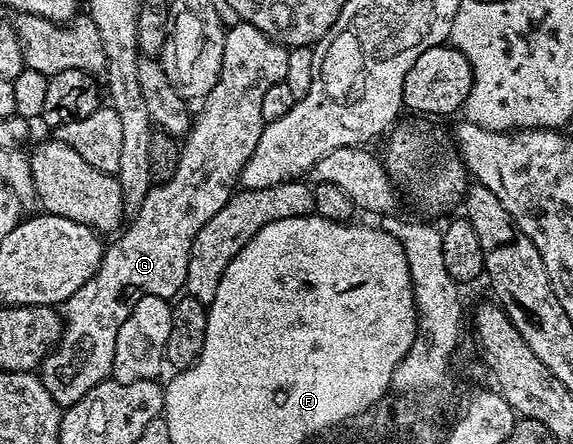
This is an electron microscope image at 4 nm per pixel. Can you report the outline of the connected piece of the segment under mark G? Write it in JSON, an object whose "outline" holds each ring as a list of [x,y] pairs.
{"outline":[[[233,22],[225,30],[224,41],[222,44],[222,73],[220,79],[214,85],[214,89],[210,89],[210,93],[204,96],[199,104],[200,112],[195,112],[192,127],[187,133],[186,142],[180,148],[180,160],[178,161],[178,169],[174,169],[174,177],[170,177],[170,181],[158,183],[152,186],[146,193],[144,199],[139,200],[136,216],[119,232],[118,237],[113,243],[109,242],[104,249],[104,256],[100,262],[100,267],[94,273],[94,277],[90,277],[90,281],[86,281],[86,285],[82,285],[82,289],[78,289],[78,293],[74,293],[64,304],[62,304],[62,330],[60,332],[60,340],[53,347],[52,352],[45,357],[43,363],[38,368],[38,374],[42,385],[46,387],[46,393],[50,393],[50,397],[54,397],[54,401],[59,403],[61,408],[67,409],[73,407],[82,397],[86,397],[86,393],[90,393],[90,389],[94,389],[94,385],[104,382],[112,373],[114,365],[114,341],[118,341],[118,329],[122,329],[122,321],[126,321],[126,317],[130,317],[130,313],[134,309],[134,305],[138,305],[138,301],[142,301],[142,297],[153,295],[154,297],[162,297],[171,300],[173,297],[179,296],[184,291],[184,282],[186,281],[186,265],[190,265],[190,249],[194,237],[198,237],[198,229],[202,229],[202,225],[206,225],[206,221],[210,221],[210,217],[214,217],[214,213],[218,213],[218,209],[222,209],[222,205],[226,205],[226,201],[231,199],[238,187],[238,180],[242,169],[246,165],[246,161],[250,161],[250,157],[254,153],[254,149],[258,145],[258,137],[262,137],[264,132],[264,118],[262,117],[262,97],[266,94],[266,89],[270,89],[270,85],[284,82],[286,77],[286,65],[288,64],[289,48],[283,47],[280,43],[274,42],[270,37],[266,37],[266,33],[262,33],[258,29],[254,29],[254,25],[249,23]]]}

